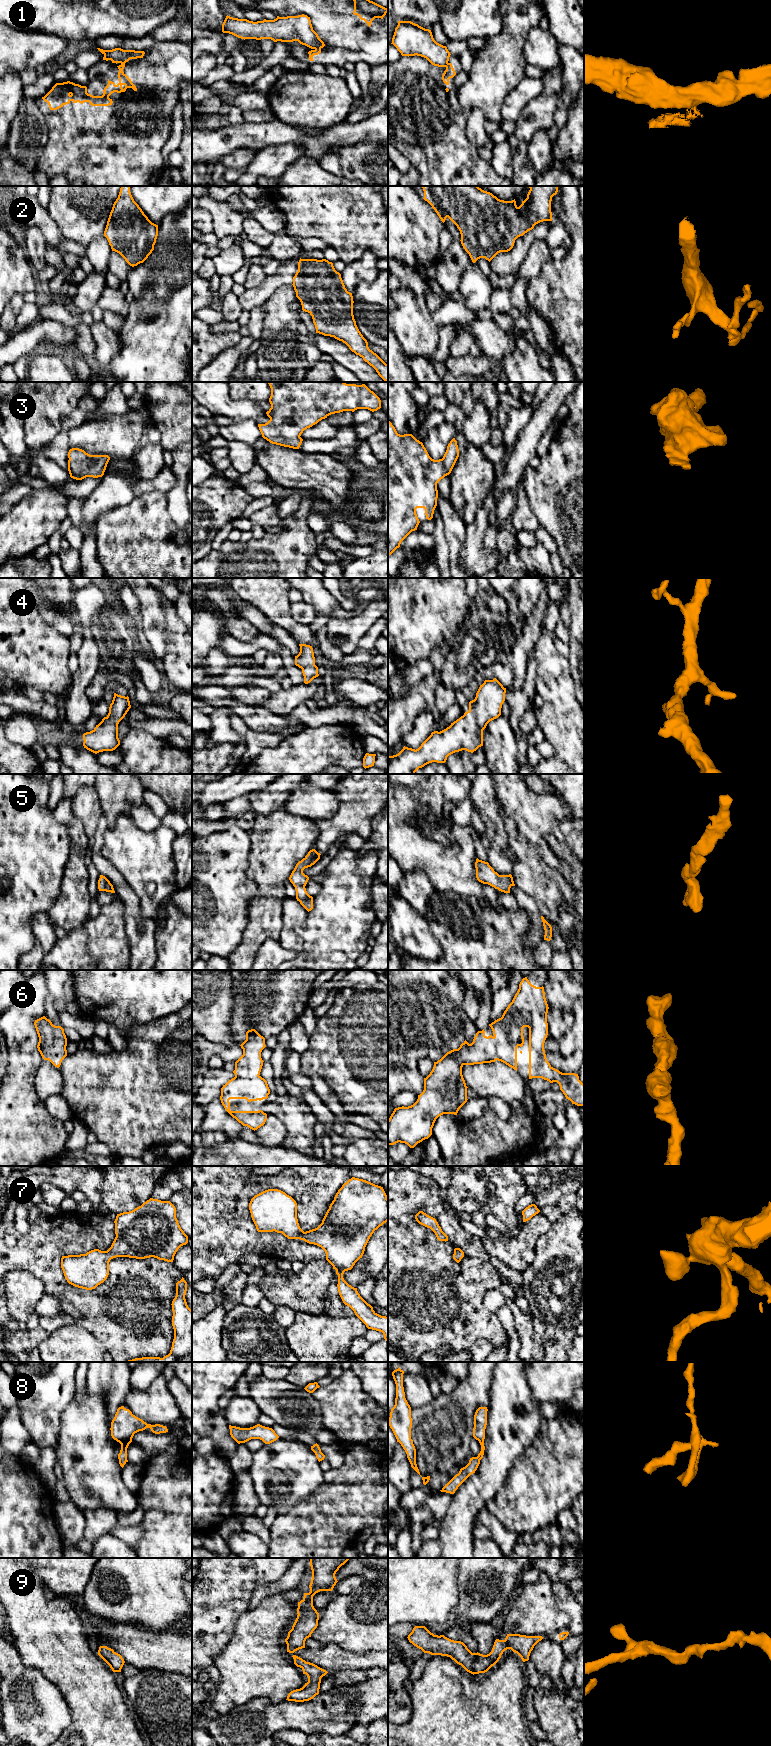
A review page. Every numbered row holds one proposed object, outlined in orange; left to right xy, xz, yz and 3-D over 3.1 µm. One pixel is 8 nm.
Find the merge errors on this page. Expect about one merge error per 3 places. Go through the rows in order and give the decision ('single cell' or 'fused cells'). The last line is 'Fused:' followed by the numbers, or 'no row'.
1: fused cells
2: single cell
3: single cell
4: single cell
5: single cell
6: single cell
7: single cell
8: single cell
9: single cell
Fused: 1

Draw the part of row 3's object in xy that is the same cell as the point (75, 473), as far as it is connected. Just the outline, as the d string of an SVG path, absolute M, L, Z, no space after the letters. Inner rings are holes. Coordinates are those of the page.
M79 448L70 449L68 458L70 477L76 480L102 477L110 460L108 455L90 455Z

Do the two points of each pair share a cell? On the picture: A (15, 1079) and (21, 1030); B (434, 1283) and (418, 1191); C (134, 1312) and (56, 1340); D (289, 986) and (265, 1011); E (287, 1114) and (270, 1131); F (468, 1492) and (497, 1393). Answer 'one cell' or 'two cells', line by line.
A: one cell
B: one cell
C: two cells
D: one cell
E: two cells
F: one cell

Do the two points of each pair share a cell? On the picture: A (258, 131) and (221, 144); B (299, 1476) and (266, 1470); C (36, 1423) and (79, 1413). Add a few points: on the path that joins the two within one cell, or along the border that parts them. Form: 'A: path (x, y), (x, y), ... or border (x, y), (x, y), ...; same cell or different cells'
A: path (249, 133), (236, 136), (230, 142); same cell
B: path (291, 1473), (282, 1473), (279, 1470), (274, 1470); same cell
C: border (74, 1397), (61, 1415), (57, 1440); different cells

